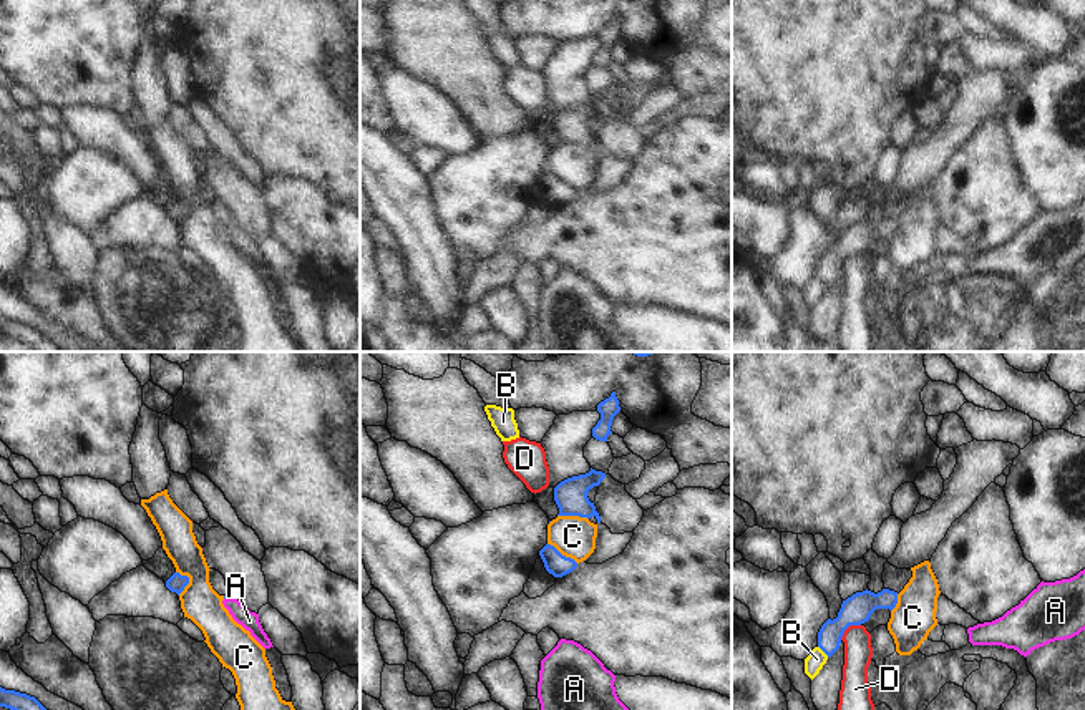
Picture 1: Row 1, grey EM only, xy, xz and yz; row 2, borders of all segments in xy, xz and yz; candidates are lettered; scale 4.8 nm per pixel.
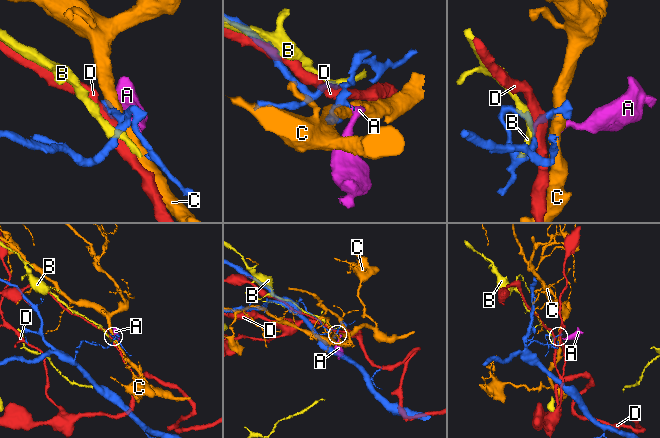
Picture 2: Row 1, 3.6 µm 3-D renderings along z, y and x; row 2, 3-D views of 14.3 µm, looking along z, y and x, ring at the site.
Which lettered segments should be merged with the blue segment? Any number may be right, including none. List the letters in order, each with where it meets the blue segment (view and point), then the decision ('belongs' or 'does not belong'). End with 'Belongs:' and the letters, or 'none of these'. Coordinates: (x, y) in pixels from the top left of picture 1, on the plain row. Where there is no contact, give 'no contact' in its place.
A: meets blue in xy at (228, 226); belongs
B: meets blue in yz at (823, 279); does not belong
C: meets blue in xz at (573, 143); does not belong
D: meets blue in yz at (848, 254); does not belong
Belongs: A

